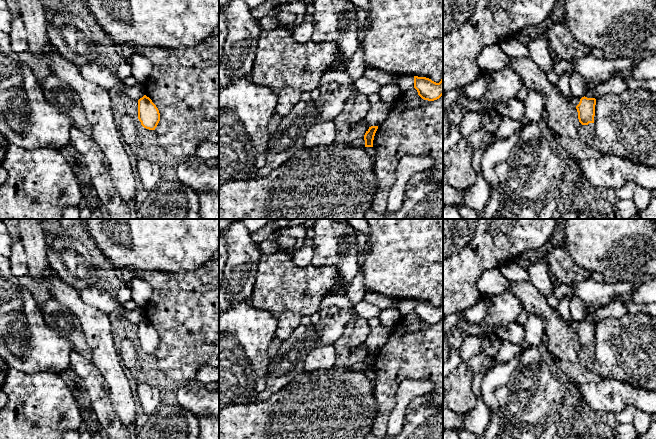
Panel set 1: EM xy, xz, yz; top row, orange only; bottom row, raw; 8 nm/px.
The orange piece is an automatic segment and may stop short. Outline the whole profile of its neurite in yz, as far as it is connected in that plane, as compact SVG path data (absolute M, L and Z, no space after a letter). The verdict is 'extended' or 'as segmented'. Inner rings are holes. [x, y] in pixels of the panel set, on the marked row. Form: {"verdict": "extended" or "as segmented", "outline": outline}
{"verdict": "as segmented", "outline": "M582 97L579 104L576 106L578 112L578 119L582 125L594 123L595 116L595 98Z"}

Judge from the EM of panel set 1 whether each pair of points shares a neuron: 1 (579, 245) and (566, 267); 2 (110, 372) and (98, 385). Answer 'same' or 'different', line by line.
1: different
2: different

